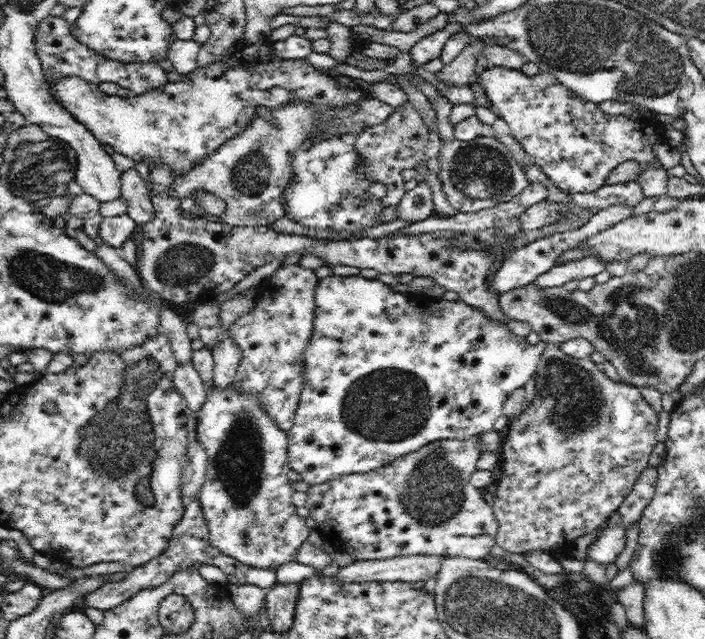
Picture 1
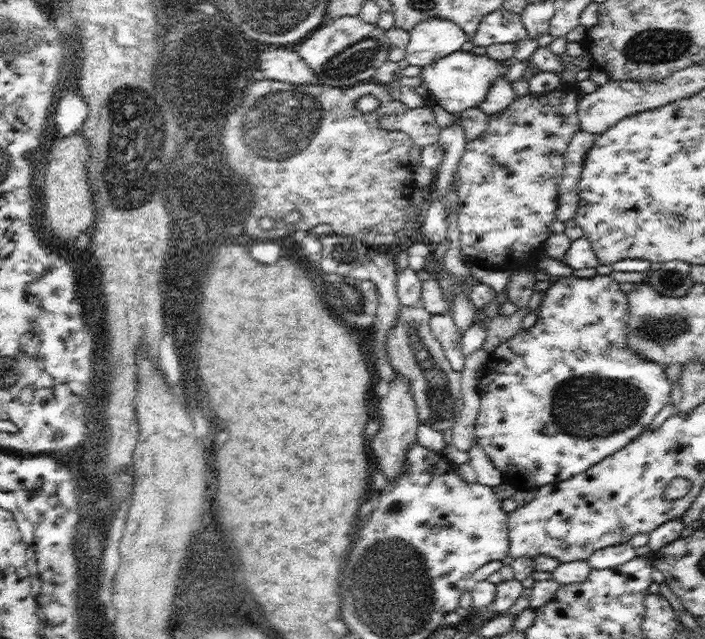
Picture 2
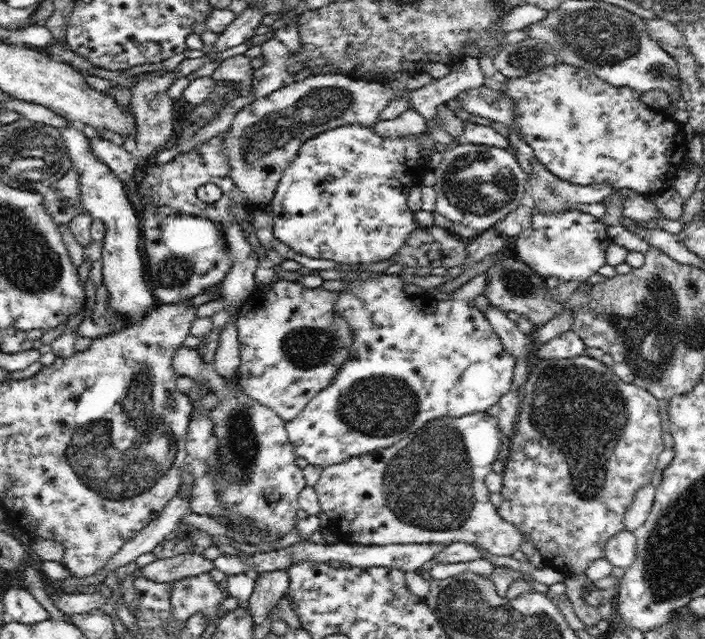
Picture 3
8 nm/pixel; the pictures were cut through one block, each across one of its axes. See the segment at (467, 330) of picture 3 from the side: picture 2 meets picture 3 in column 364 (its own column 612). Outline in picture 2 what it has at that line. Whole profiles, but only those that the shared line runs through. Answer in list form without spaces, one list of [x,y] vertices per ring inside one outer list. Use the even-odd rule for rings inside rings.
[[[597,274],[593,278],[575,278],[575,276],[559,278],[555,284],[551,284],[543,292],[543,302],[535,310],[537,312],[537,322],[527,330],[519,330],[515,336],[511,336],[509,340],[499,344],[493,352],[489,352],[489,360],[487,360],[489,366],[485,366],[485,374],[477,380],[479,412],[477,412],[477,418],[475,418],[473,436],[477,438],[477,446],[483,450],[483,454],[501,472],[503,482],[511,484],[515,490],[539,490],[545,484],[563,482],[563,480],[569,480],[571,476],[577,476],[577,474],[585,472],[593,464],[605,460],[613,452],[631,444],[637,436],[641,436],[641,432],[645,432],[645,428],[651,424],[655,414],[661,408],[669,406],[671,382],[665,374],[665,366],[657,364],[657,362],[651,362],[651,360],[643,358],[641,354],[637,354],[635,350],[629,348],[629,342],[627,342],[629,300],[627,300],[627,294],[621,292],[619,288],[621,288],[621,284],[617,284],[609,276],[597,276]]]

